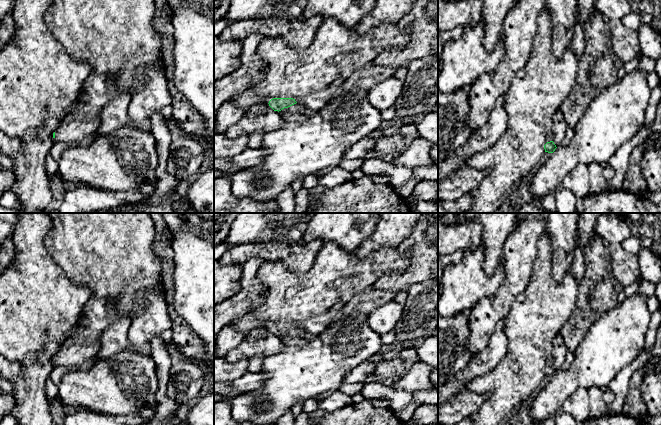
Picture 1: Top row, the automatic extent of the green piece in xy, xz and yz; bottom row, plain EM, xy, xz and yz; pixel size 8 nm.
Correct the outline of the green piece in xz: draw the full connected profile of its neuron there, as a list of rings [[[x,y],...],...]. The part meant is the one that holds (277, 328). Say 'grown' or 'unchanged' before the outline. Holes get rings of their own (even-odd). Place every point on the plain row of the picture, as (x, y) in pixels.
grown | [[[273,322],[268,328],[274,335],[281,335],[286,339],[300,337],[309,341],[313,337],[305,330],[298,328],[293,322]]]

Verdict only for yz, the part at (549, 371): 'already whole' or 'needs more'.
needs more

